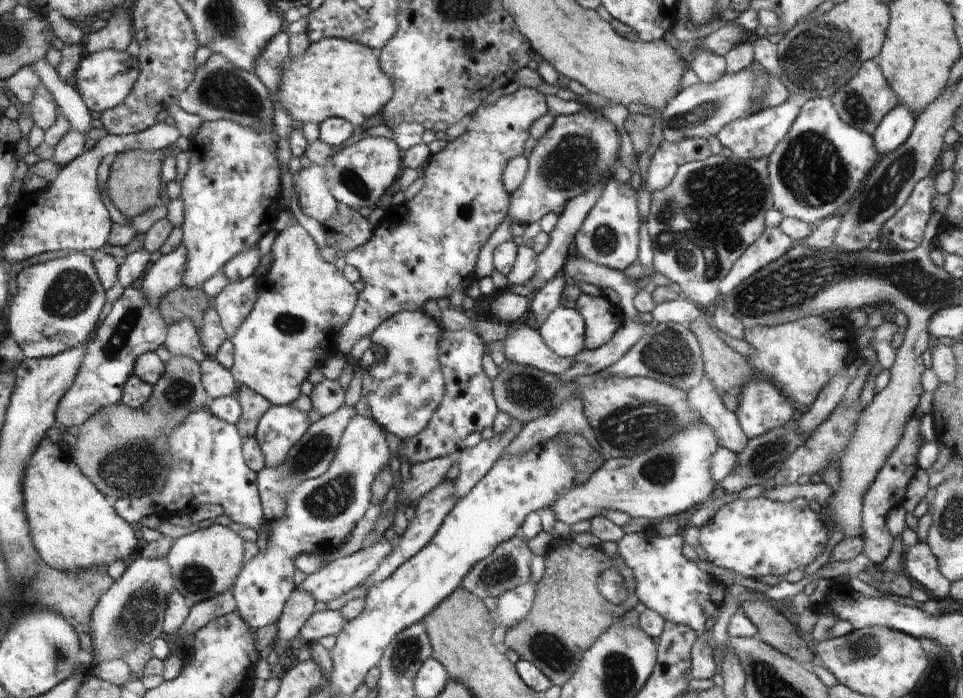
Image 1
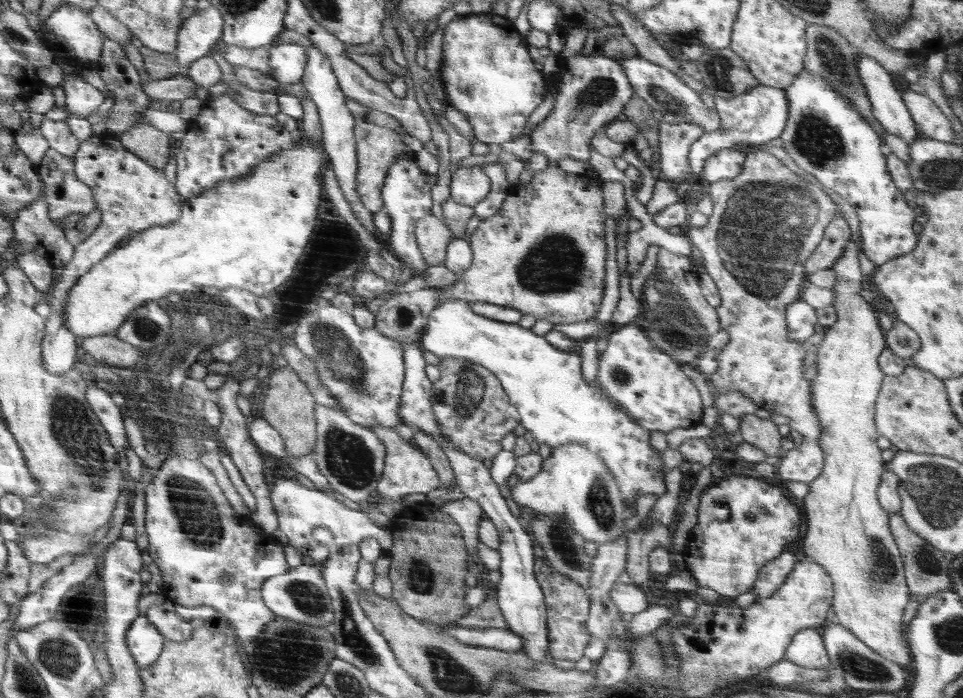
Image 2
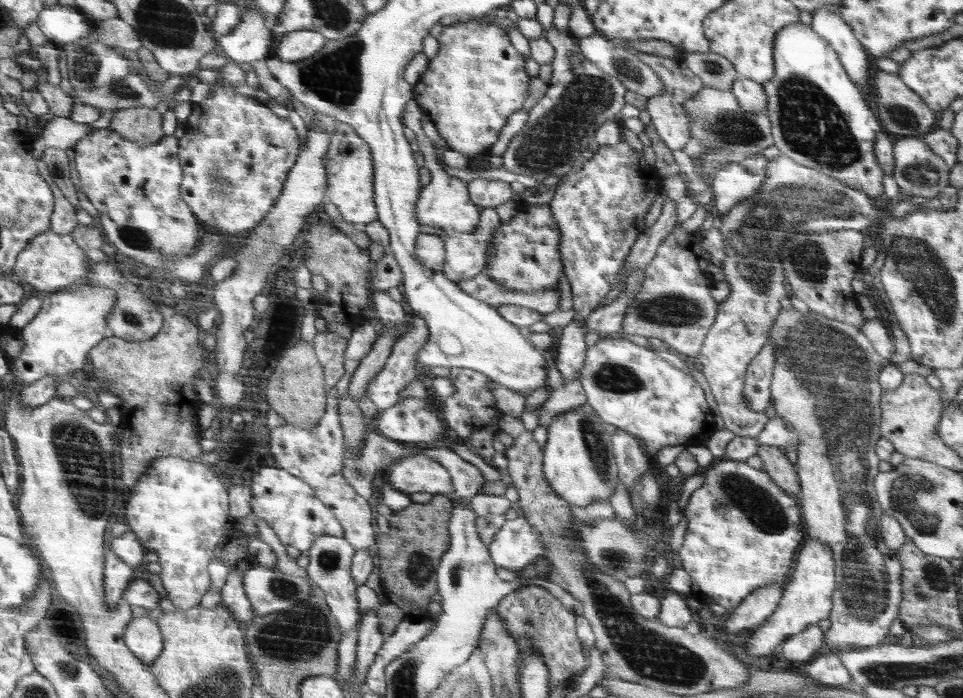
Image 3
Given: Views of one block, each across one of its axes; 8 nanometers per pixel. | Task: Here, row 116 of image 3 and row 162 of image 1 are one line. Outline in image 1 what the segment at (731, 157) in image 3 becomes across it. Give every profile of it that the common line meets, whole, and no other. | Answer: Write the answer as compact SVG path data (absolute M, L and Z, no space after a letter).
M710 155L701 161L680 165L668 186L652 192L648 228L653 252L653 270L682 287L682 298L710 310L720 293L721 280L740 255L764 232L765 214L773 208L768 158L742 159L736 155Z

